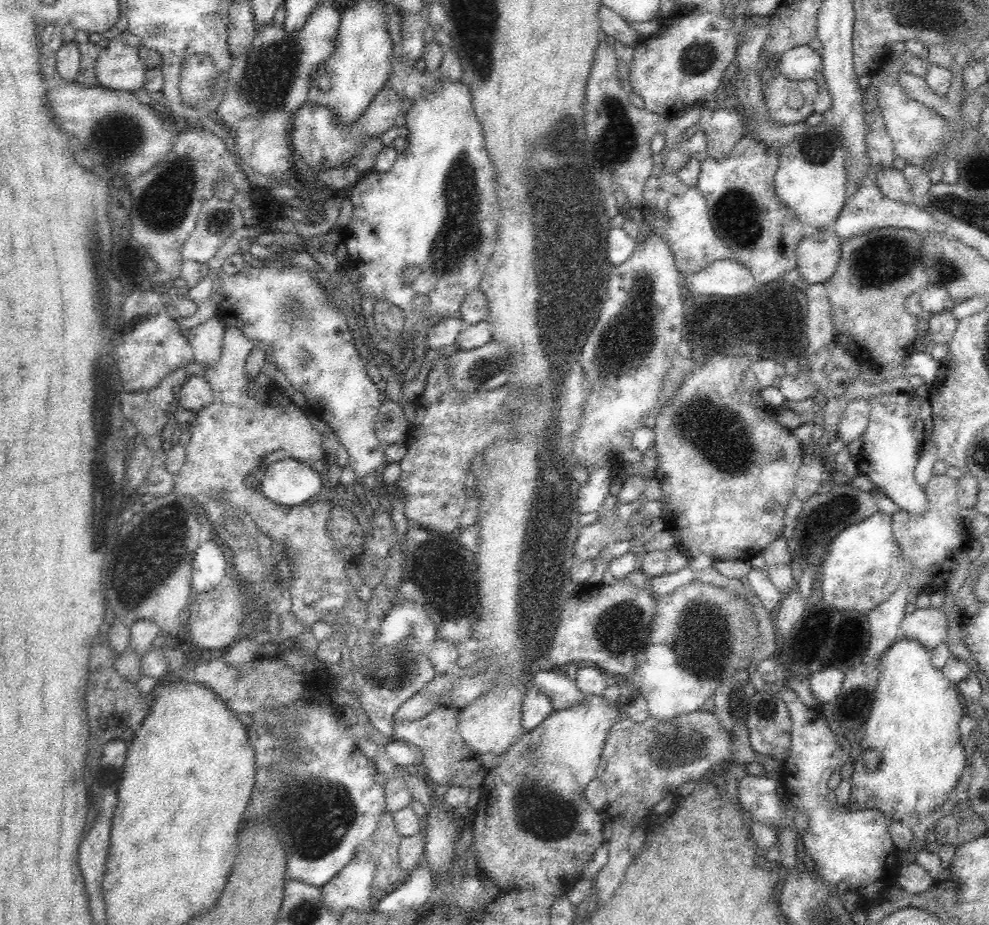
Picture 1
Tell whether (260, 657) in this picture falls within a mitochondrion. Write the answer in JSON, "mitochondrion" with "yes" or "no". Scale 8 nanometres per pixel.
{"mitochondrion":"no"}

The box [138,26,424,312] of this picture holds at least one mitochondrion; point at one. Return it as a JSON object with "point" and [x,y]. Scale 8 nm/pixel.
{"point":[268,77]}

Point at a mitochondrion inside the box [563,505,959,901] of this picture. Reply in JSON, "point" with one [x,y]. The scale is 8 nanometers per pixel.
{"point":[681,744]}

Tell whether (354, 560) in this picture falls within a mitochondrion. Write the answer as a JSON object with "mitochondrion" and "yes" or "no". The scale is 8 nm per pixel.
{"mitochondrion":"no"}

